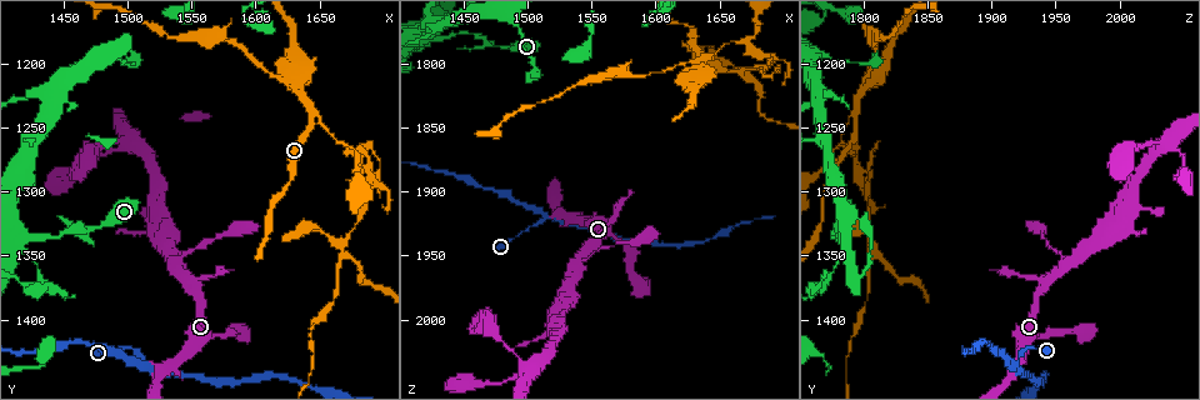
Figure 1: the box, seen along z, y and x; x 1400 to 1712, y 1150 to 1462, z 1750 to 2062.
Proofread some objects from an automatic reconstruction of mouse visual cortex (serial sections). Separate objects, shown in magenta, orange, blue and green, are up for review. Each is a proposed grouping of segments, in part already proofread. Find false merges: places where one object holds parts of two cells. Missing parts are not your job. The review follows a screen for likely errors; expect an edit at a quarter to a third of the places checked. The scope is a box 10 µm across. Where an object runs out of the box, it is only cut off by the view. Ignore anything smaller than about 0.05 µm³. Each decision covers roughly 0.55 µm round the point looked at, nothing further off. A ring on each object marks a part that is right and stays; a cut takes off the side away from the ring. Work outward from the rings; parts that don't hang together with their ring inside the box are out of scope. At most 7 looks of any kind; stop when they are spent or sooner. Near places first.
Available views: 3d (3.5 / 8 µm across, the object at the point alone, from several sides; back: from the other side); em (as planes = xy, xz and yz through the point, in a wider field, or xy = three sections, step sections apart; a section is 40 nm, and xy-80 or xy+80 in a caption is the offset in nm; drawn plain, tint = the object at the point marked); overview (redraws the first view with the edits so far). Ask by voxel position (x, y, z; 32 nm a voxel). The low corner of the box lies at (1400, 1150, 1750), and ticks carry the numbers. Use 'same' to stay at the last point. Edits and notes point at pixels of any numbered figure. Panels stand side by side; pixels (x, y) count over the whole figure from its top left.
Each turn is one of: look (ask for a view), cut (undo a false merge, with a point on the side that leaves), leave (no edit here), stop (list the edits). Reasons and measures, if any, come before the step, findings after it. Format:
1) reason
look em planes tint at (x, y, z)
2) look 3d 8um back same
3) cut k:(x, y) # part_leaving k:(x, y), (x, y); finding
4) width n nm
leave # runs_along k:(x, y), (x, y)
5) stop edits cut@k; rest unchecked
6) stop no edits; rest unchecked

three arms meet
look 3d 3.5um at (1540, 1356, 1958)

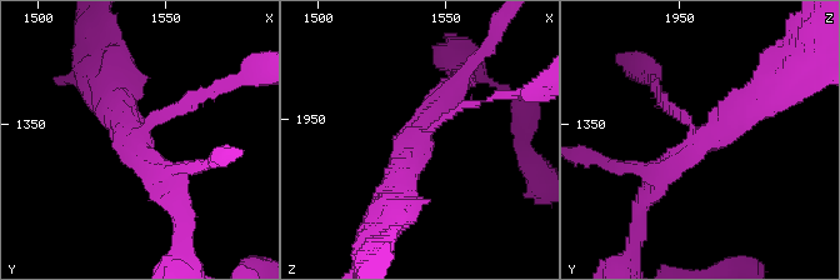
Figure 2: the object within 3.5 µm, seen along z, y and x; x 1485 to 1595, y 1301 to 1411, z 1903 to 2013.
need the tissue
look em planes tint at (1539, 1356, 1957)

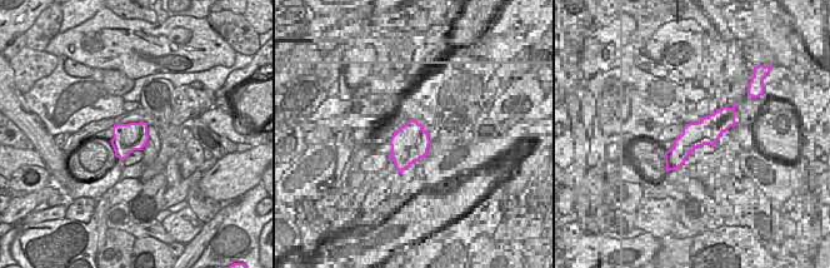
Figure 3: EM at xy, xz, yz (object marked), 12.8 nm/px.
leave # runs_along 2:(649, 194), (760, 94); all the same cell

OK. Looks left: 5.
abrupt turn
look 3d 3.5um at (1510, 1426, 1924)

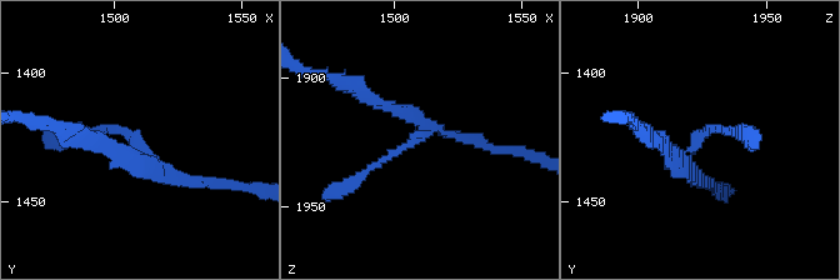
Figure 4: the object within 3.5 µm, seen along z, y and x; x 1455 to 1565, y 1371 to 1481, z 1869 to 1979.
shape alone is not enough
look em xy step 3 tint at (1511, 1427, 1922)

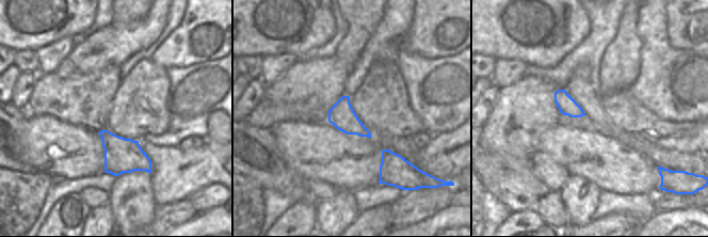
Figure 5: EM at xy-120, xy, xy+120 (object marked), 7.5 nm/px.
leave # runs_along 4:(75, 130), (125, 130), (159, 169), (201, 184); continuous, no second cell

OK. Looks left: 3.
two arms in line, one across
look 3d 3.5um at (1630, 1212, 1806)

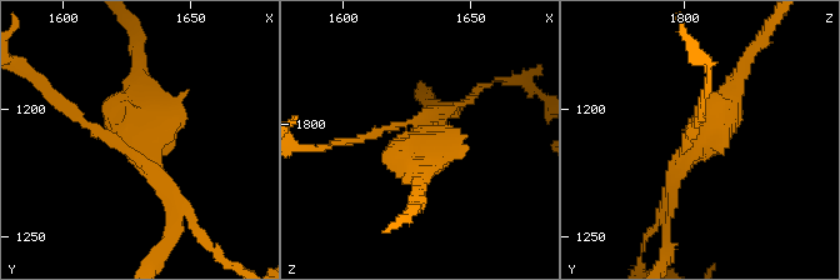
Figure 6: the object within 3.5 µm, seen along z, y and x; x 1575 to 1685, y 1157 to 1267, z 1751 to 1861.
look em xy step 2 tint at (1631, 1213, 1806)

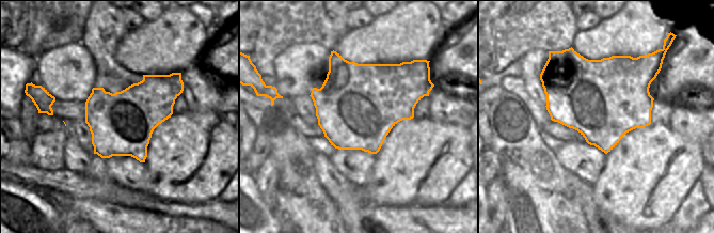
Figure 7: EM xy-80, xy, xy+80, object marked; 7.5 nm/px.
cut 6:(209, 245) # part_leaving 6:(463, 100), (496, 81), (539, 94); two cells meet here

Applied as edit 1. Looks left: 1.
stop edits cut@6; rest unchecked

